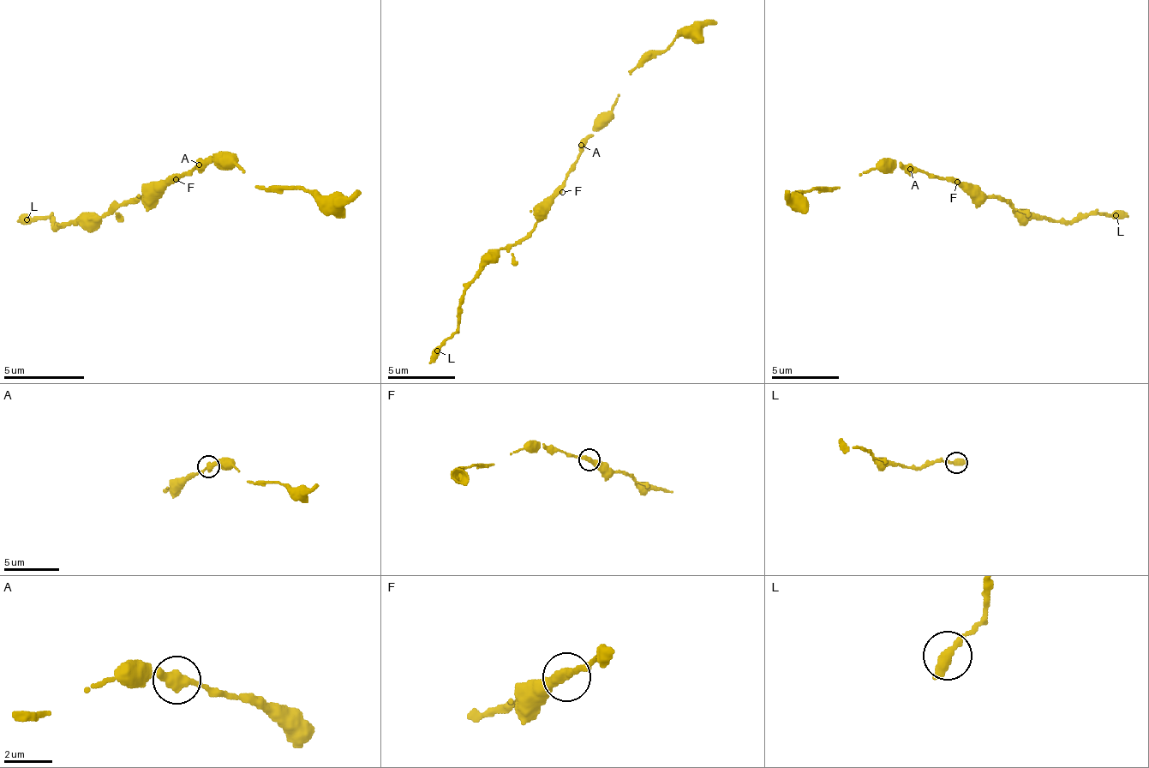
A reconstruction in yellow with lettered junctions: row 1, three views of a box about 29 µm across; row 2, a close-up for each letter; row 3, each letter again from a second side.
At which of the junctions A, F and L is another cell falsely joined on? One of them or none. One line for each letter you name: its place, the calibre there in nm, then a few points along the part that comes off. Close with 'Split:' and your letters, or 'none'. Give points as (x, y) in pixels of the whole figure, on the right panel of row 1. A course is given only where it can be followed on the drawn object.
Split: none

